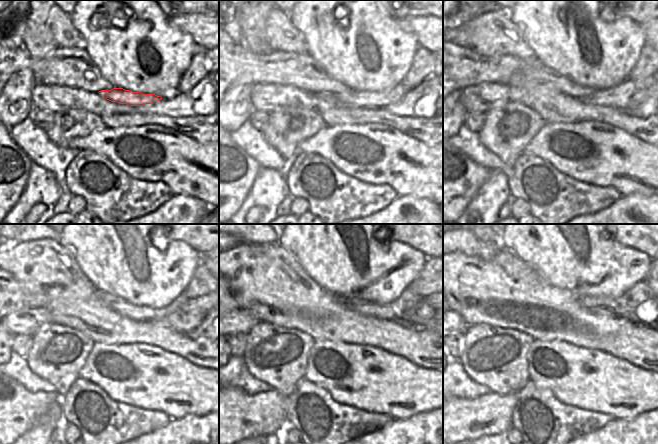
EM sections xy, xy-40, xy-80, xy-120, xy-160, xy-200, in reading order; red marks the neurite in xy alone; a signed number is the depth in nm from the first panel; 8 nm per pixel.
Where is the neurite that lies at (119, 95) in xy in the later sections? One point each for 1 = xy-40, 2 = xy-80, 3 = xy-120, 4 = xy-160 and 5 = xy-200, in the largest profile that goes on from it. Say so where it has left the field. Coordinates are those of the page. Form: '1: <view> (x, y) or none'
1: xy-40 (382, 99)
2: xy-80 (619, 96)
3: xy-120 (188, 317)
4: xy-160 (416, 317)
5: xy-200 (646, 318)

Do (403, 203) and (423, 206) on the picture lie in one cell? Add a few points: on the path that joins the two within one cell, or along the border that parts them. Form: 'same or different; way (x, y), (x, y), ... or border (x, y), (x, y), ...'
same; way (408, 203), (418, 206)

